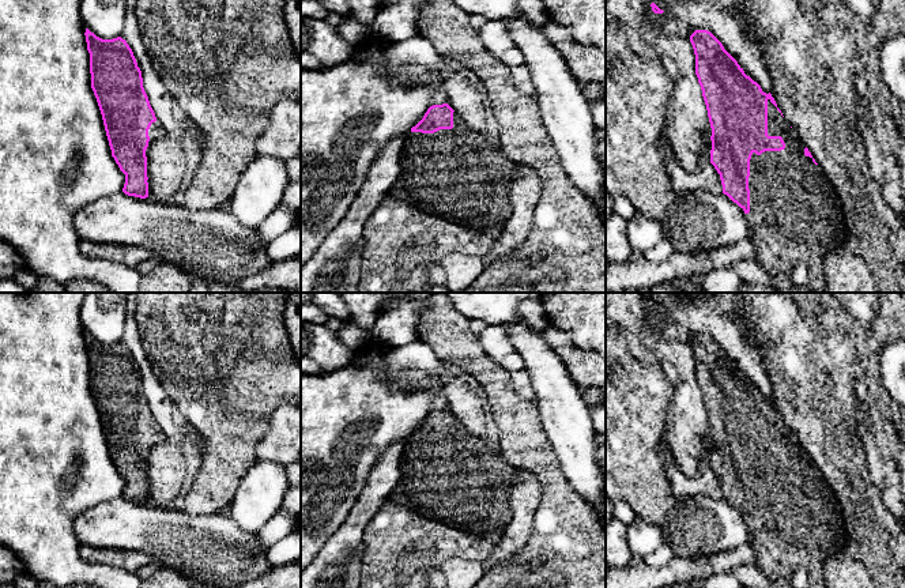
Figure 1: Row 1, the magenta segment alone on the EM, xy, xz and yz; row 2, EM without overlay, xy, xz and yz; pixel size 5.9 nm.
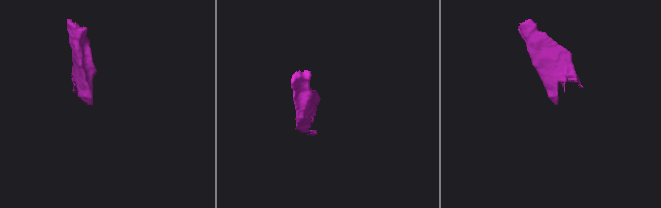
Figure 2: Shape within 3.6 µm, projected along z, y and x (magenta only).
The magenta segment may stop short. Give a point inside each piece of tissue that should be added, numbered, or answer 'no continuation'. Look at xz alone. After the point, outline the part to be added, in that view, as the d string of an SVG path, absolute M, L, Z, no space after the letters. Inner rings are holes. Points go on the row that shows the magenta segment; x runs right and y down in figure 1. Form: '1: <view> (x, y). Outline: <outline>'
1: xz (457, 174). Outline: M456 112L453 128L434 133L407 132L400 154L400 174L388 195L460 226L489 230L512 215L509 185L517 165Z

